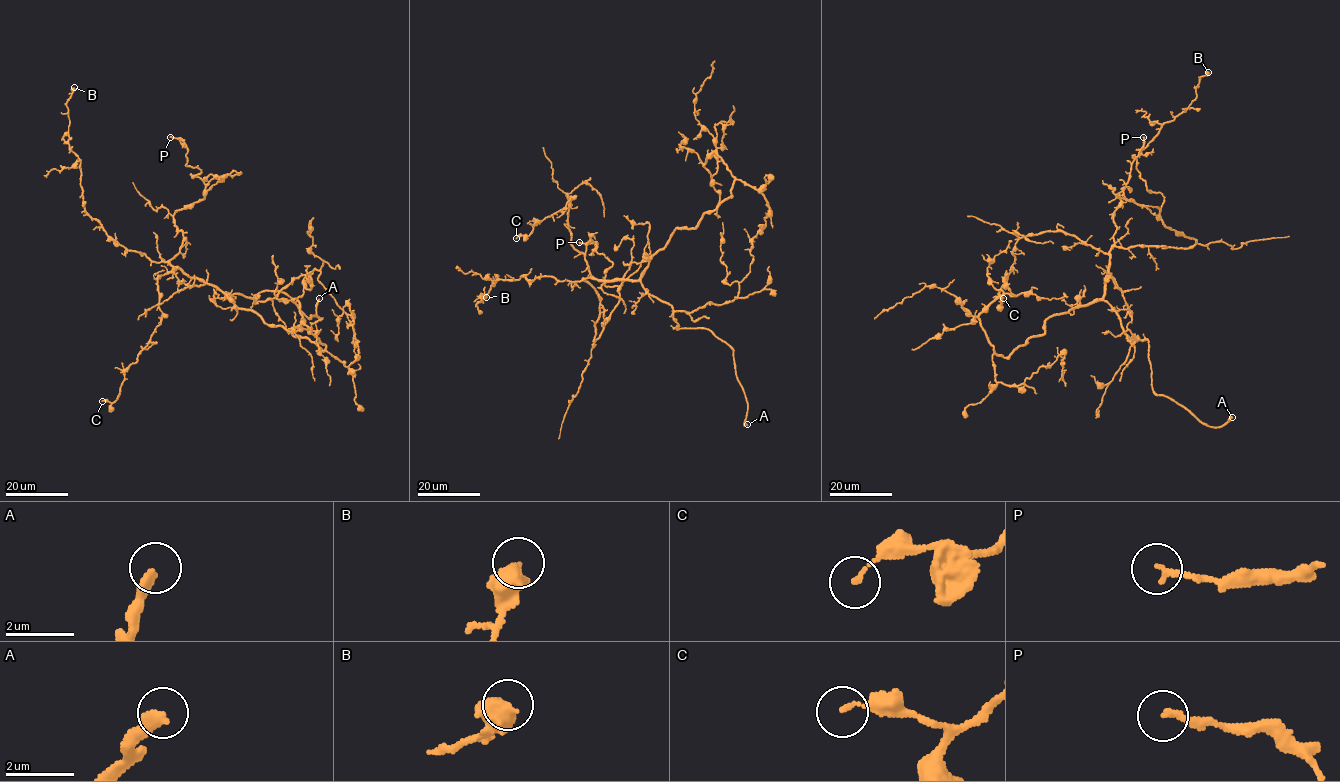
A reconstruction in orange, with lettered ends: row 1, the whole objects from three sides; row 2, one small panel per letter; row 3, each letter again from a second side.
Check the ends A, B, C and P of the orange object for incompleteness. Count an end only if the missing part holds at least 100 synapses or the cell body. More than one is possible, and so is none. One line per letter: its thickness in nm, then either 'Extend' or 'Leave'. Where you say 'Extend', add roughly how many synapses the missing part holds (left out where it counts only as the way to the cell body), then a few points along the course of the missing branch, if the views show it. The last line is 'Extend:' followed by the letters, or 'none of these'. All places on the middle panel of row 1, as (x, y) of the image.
A: Thickness 320 nm. Extend. Course of what is missing: (747, 424), (754, 427), (760, 425), (758, 421)
B: Thickness 650 nm. Leave
C: Thickness 110 nm. Leave
P: Thickness 150 nm. Leave
Extend: A

